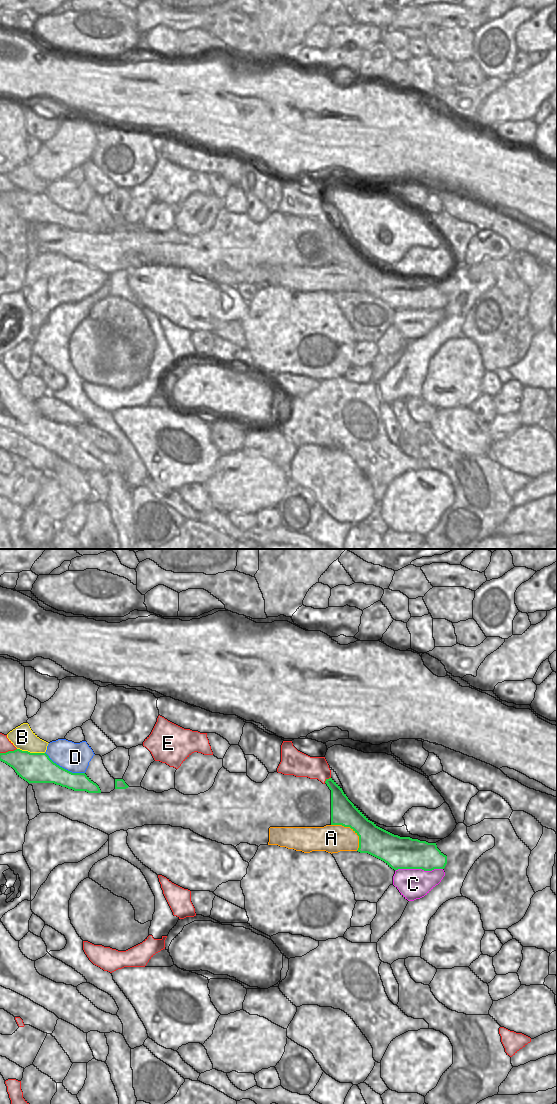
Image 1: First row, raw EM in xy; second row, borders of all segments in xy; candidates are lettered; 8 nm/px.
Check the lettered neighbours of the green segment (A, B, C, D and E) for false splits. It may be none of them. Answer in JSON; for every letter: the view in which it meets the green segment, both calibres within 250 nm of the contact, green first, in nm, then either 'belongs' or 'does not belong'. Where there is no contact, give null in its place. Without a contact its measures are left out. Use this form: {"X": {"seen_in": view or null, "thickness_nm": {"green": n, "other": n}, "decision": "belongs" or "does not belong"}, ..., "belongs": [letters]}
{"A": {"seen_in": "xy", "thickness_nm": {"green": 220, "other": 220}, "decision": "does not belong"}, "B": {"seen_in": "xy", "thickness_nm": {"green": 240, "other": 190}, "decision": "does not belong"}, "C": {"seen_in": "xy", "thickness_nm": {"green": 260, "other": 240}, "decision": "does not belong"}, "D": {"seen_in": "xy", "thickness_nm": {"green": 240, "other": 240}, "decision": "does not belong"}, "E": {"seen_in": "xy", "thickness_nm": {"green": 170, "other": 190}, "decision": "does not belong"}, "belongs": []}

